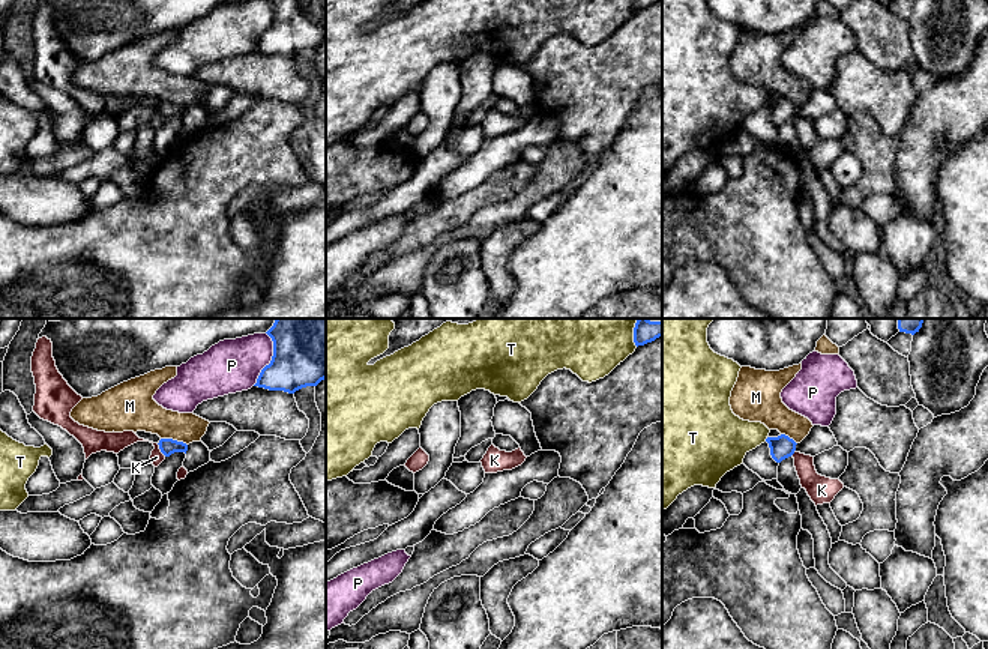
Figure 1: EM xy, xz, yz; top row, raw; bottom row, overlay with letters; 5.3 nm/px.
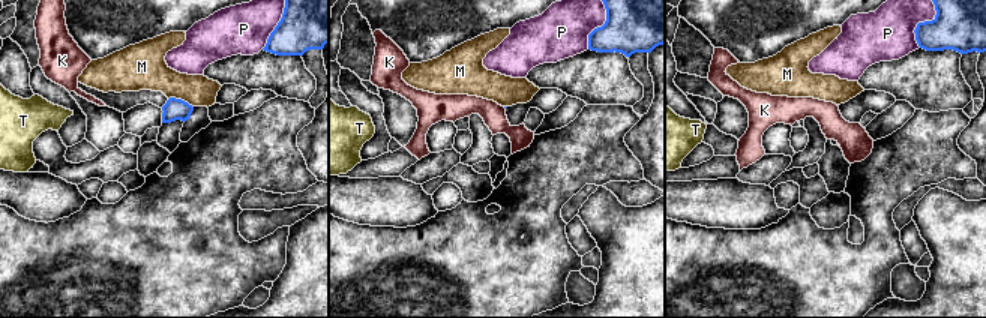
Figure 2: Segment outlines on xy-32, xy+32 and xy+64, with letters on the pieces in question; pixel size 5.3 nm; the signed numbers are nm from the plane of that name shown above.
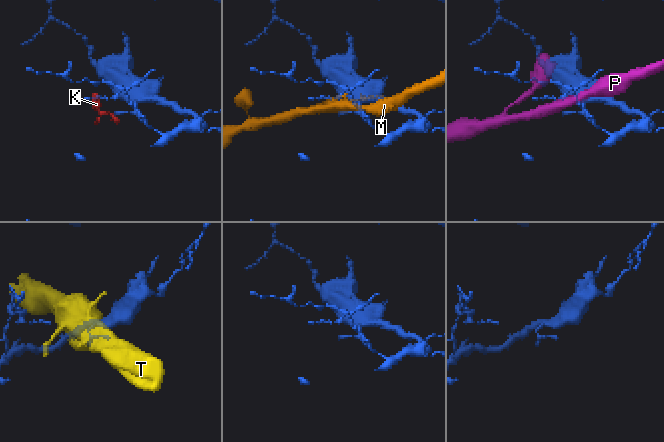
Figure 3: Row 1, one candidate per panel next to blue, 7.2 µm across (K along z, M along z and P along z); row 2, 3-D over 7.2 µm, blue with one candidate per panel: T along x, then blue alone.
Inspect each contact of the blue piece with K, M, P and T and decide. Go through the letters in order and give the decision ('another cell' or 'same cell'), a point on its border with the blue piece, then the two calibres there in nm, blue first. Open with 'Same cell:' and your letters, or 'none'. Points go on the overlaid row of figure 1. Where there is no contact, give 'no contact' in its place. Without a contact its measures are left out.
Same cell: none
K: another cell | xy (159, 448) | 90/70 nm
M: another cell | xy (174, 440) | 90/200 nm
P: another cell | xy (272, 359) | 440/280 nm
T: another cell | xz (634, 332) | 120/480 nm

